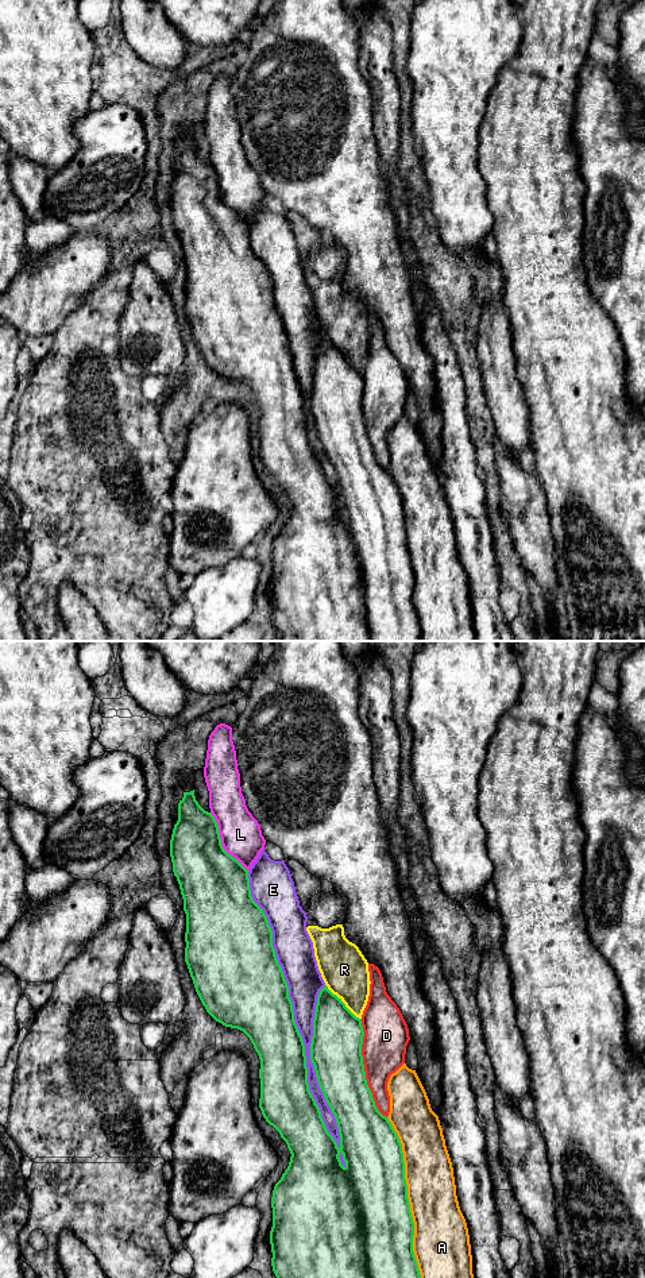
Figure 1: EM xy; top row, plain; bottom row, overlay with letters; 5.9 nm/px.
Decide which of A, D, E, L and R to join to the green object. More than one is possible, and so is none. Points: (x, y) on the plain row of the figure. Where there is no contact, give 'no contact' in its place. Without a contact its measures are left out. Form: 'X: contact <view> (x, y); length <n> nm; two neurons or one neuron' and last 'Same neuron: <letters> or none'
A: contact xy (408, 555); length 1050 nm; two neurons
D: contact xy (363, 421); length 600 nm; two neurons
E: contact xy (293, 363); length 1750 nm; two neurons
L: contact xy (220, 195); length 420 nm; two neurons
R: contact xy (342, 354); length 300 nm; two neurons
Same neuron: none

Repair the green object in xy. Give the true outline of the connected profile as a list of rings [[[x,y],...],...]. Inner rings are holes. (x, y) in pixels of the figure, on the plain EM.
[[[194,142],[184,144],[178,155],[170,209],[184,251],[185,314],[196,344],[216,374],[243,383],[254,397],[260,412],[259,460],[291,506],[271,549],[271,618],[279,641],[420,641],[421,626],[413,605],[414,575],[408,551],[402,497],[389,470],[378,463],[367,437],[362,408],[362,372],[327,337],[320,343],[313,371],[310,413],[337,475],[337,497],[309,443],[305,397],[294,372],[289,339],[275,308],[267,269],[251,248],[248,223],[224,202],[217,174],[212,165],[198,157]]]

